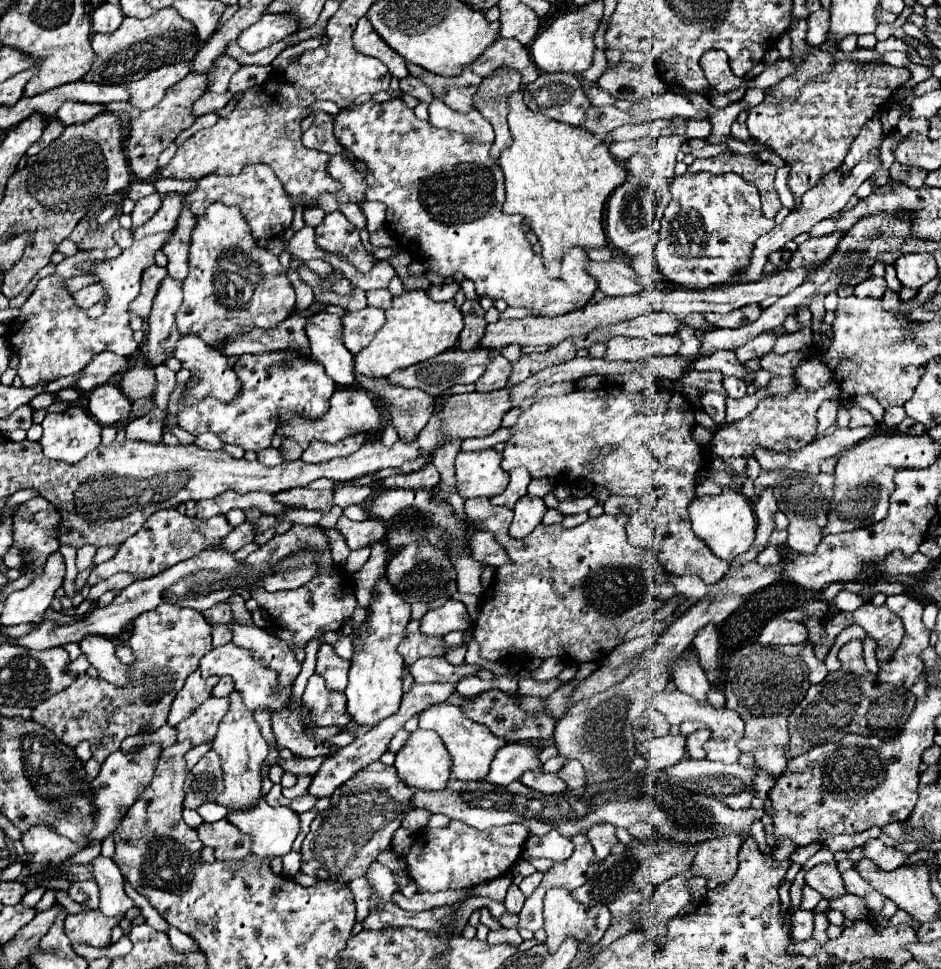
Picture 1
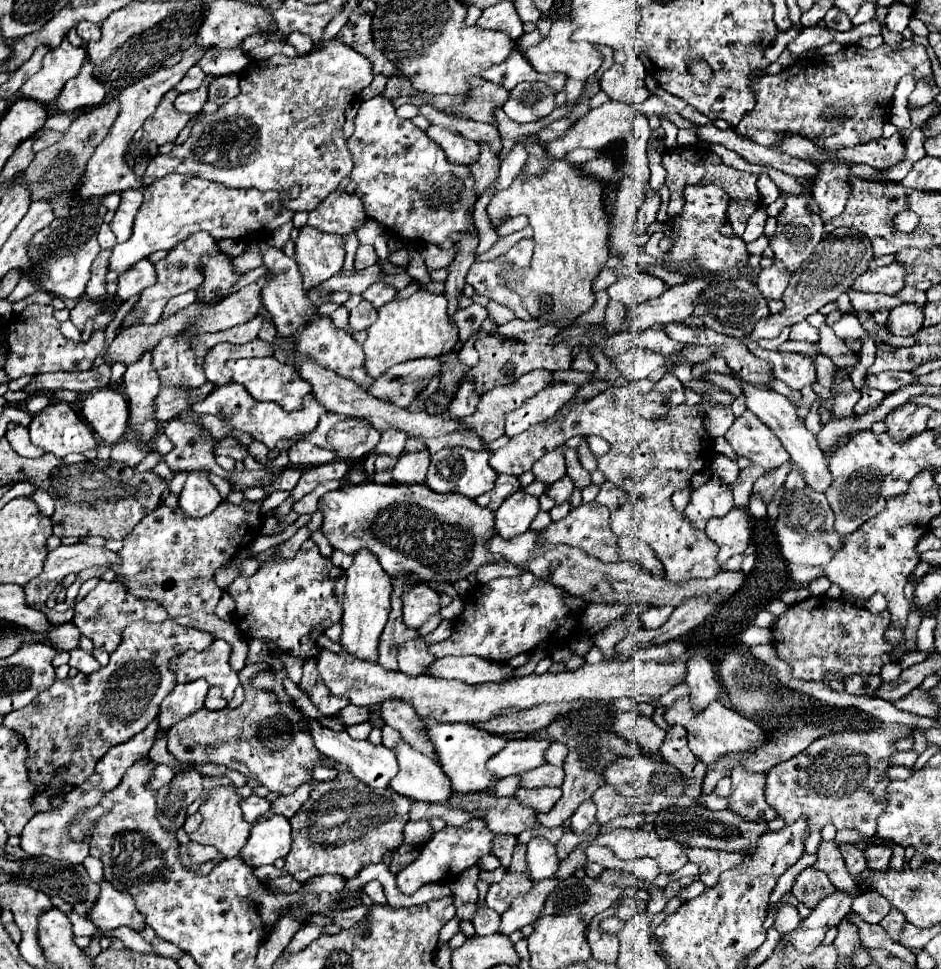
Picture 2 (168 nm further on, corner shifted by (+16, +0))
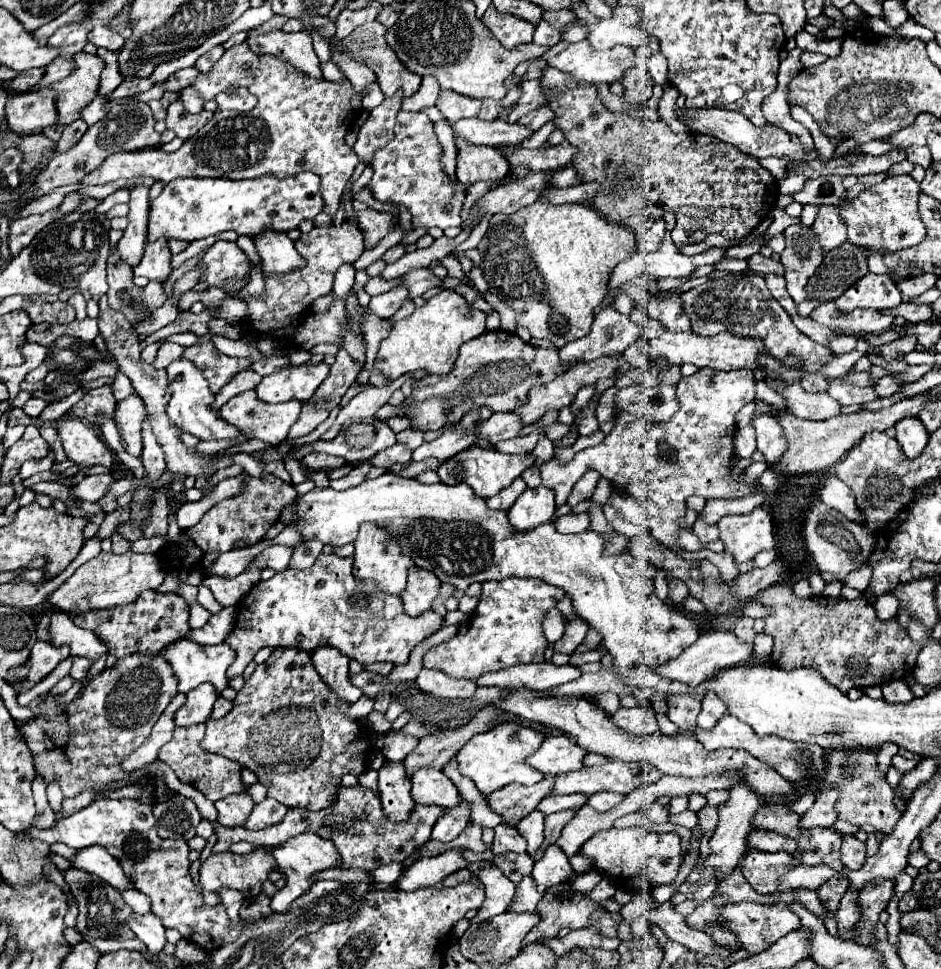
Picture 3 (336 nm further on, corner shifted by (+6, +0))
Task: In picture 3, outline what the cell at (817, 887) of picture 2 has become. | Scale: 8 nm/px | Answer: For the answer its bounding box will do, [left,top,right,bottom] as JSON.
[816,877,848,913]

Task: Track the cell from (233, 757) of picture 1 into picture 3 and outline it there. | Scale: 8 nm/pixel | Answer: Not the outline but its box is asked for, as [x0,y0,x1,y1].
[200,847,274,895]

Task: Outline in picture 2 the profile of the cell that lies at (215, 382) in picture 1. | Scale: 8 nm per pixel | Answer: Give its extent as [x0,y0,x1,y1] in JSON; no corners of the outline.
[192,383,326,449]

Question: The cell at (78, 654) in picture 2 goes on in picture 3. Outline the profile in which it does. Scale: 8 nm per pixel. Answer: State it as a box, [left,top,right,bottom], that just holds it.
[70,657,92,681]

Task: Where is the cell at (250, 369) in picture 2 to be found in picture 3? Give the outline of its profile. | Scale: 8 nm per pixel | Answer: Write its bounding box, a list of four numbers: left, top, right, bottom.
[256,363,328,403]

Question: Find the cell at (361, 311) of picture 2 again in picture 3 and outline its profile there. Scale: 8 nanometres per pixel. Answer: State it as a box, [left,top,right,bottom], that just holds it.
[370,285,408,319]

